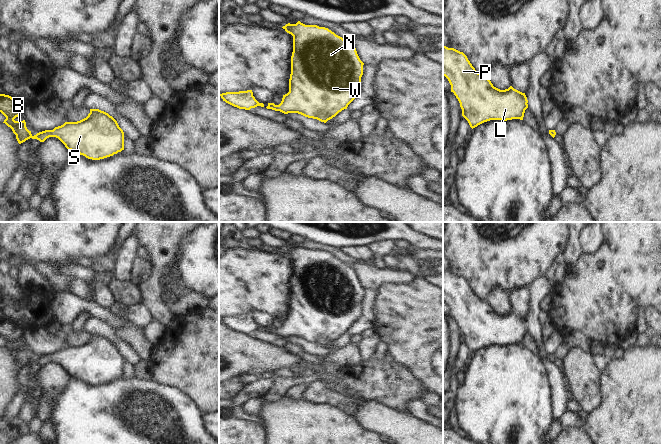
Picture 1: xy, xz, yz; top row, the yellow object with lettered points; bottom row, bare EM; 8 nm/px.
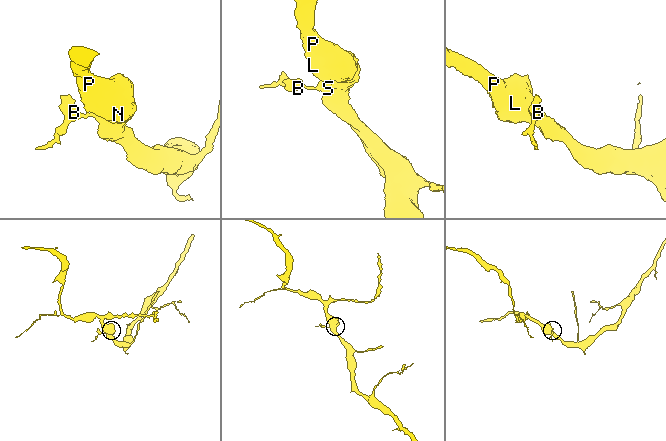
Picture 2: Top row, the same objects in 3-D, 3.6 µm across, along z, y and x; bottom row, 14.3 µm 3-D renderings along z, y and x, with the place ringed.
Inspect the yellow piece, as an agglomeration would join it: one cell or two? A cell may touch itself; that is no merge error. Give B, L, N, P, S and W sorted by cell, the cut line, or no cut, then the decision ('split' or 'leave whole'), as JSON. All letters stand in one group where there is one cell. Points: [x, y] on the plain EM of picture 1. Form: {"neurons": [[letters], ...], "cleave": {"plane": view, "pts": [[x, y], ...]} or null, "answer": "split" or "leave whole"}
{"neurons": [["B", "L", "N", "P", "S", "W"]], "cleave": null, "answer": "leave whole"}

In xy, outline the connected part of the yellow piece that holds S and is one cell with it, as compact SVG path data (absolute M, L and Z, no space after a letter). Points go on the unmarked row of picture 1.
M0 318L0 336L6 341L3 347L10 351L16 359L19 368L32 362L44 366L49 361L58 362L68 374L77 376L88 383L100 384L124 374L124 356L119 351L117 345L108 337L99 333L90 333L88 340L77 346L65 346L63 349L55 351L53 354L45 354L32 359L26 351L25 344L15 345L21 339L22 329L9 319Z

